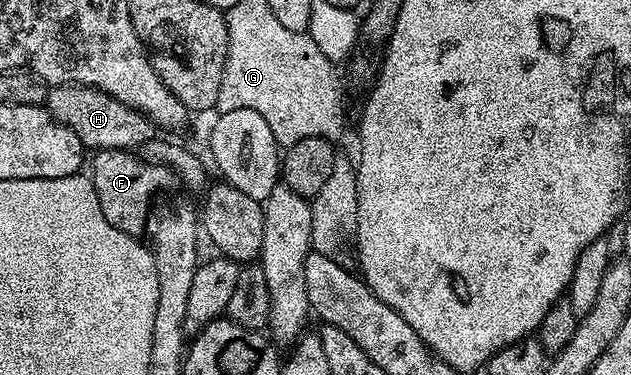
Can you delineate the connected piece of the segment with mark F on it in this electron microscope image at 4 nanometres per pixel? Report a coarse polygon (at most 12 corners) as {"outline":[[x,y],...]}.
{"outline":[[133,150],[99,151],[92,178],[104,217],[135,237],[154,190],[172,178]]}

